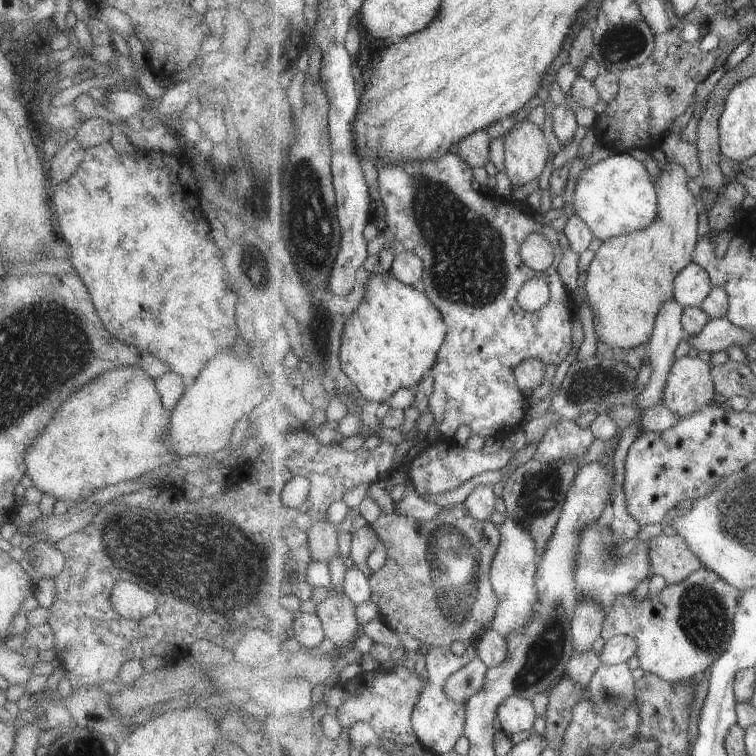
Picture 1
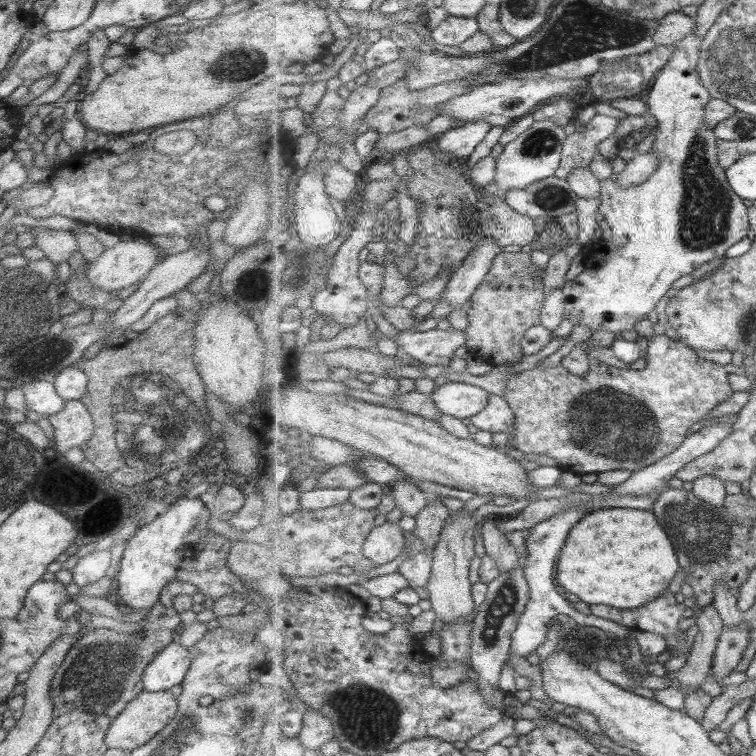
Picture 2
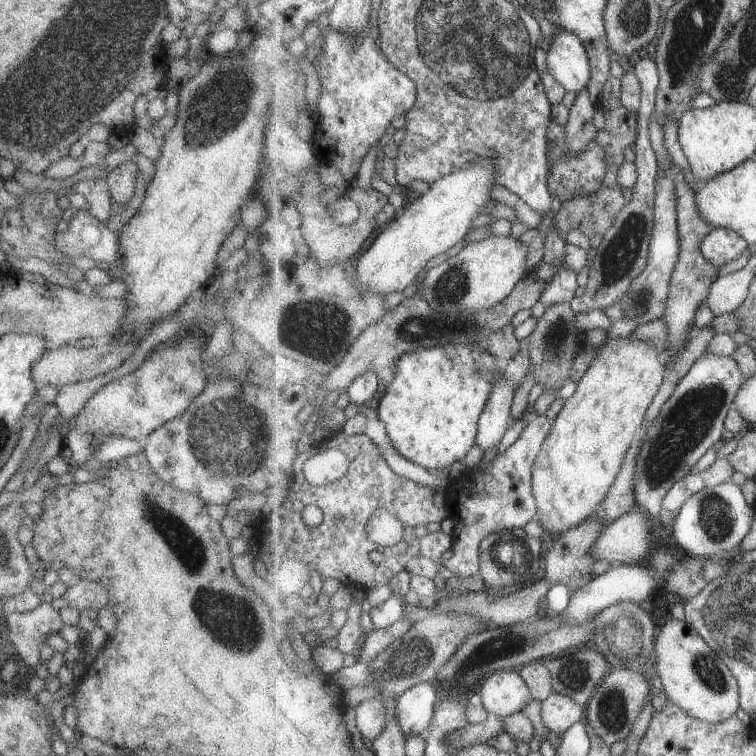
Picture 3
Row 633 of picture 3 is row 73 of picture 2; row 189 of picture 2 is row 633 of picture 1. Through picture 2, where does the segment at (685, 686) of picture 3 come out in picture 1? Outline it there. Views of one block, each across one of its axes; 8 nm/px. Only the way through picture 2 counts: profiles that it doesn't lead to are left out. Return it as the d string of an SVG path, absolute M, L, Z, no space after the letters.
M701 567L683 582L667 585L655 596L646 595L641 600L636 600L631 592L619 596L603 620L600 637L607 642L618 635L633 636L639 642L637 654L633 655L639 659L641 669L669 682L690 681L691 678L702 675L707 668L710 669L727 652L733 638L735 614L741 596L743 596L743 589L735 588L727 580L723 580L717 572Z

